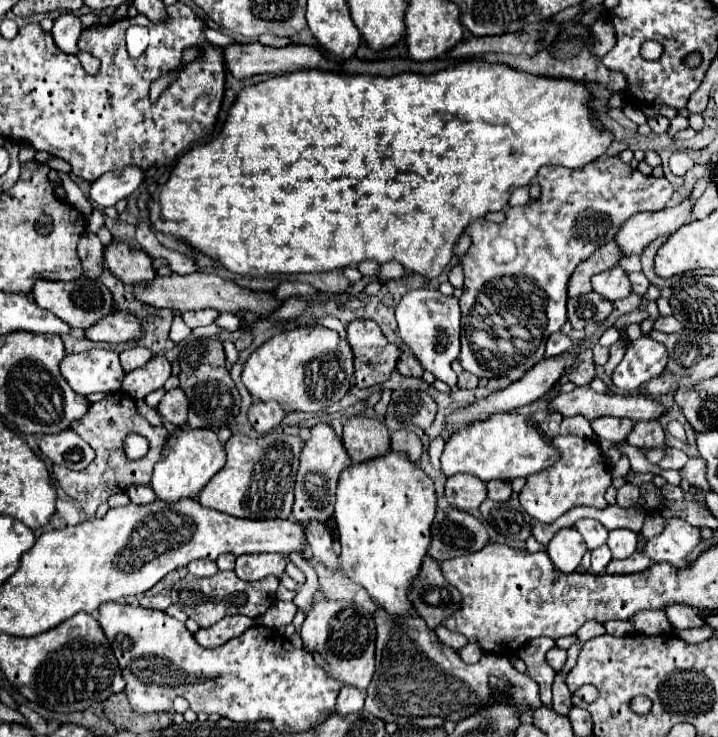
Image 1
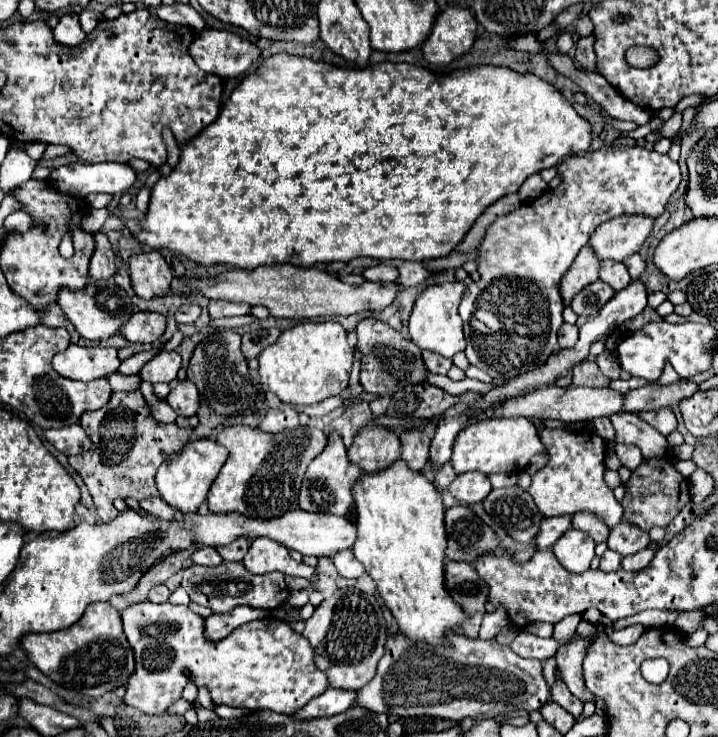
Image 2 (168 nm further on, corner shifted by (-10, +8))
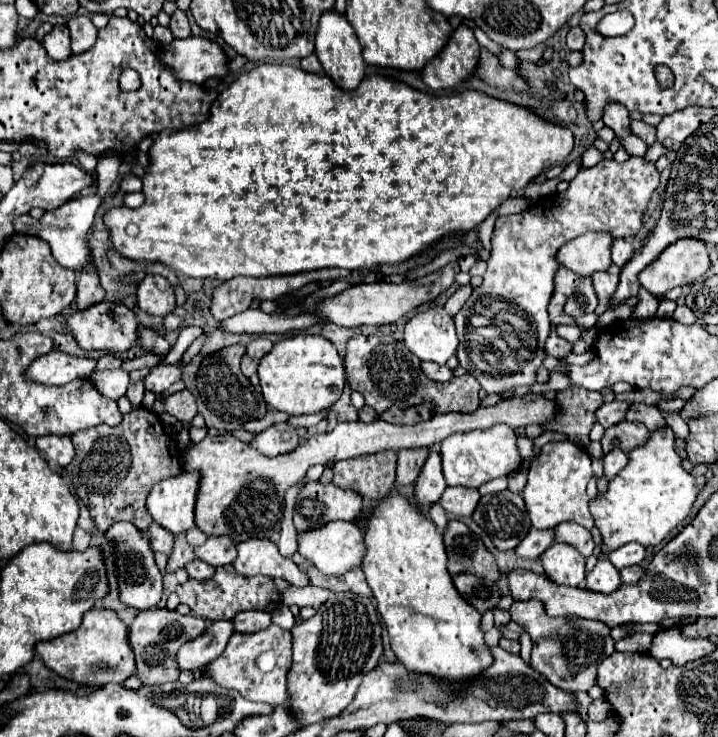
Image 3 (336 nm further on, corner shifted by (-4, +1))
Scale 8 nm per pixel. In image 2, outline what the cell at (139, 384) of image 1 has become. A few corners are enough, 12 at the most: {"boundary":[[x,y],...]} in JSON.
{"boundary":[[161,352],[139,376],[145,382],[171,382],[181,368],[177,352]]}

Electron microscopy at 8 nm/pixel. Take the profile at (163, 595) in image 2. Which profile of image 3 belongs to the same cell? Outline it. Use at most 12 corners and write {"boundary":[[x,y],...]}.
{"boundary":[[115,523],[107,537],[119,555],[121,601],[133,609],[157,607],[161,571],[139,529]]}

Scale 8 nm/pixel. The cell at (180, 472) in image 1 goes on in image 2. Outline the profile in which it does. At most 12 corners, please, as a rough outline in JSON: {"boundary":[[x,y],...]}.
{"boundary":[[191,440],[155,474],[159,496],[197,512],[227,460],[215,440]]}

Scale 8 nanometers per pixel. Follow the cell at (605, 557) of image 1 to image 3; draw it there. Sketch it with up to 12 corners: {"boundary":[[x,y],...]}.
{"boundary":[[599,557],[585,585],[611,593],[621,577],[609,559]]}

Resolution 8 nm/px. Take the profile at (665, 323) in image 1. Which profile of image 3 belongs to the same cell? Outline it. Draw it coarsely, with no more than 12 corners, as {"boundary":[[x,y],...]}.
{"boundary":[[687,305],[677,307],[673,319],[691,325],[695,315]]}

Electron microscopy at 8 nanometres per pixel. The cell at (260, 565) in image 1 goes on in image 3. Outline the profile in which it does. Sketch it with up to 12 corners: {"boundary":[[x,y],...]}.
{"boundary":[[269,539],[237,545],[239,575],[281,577],[295,587],[309,577]]}

